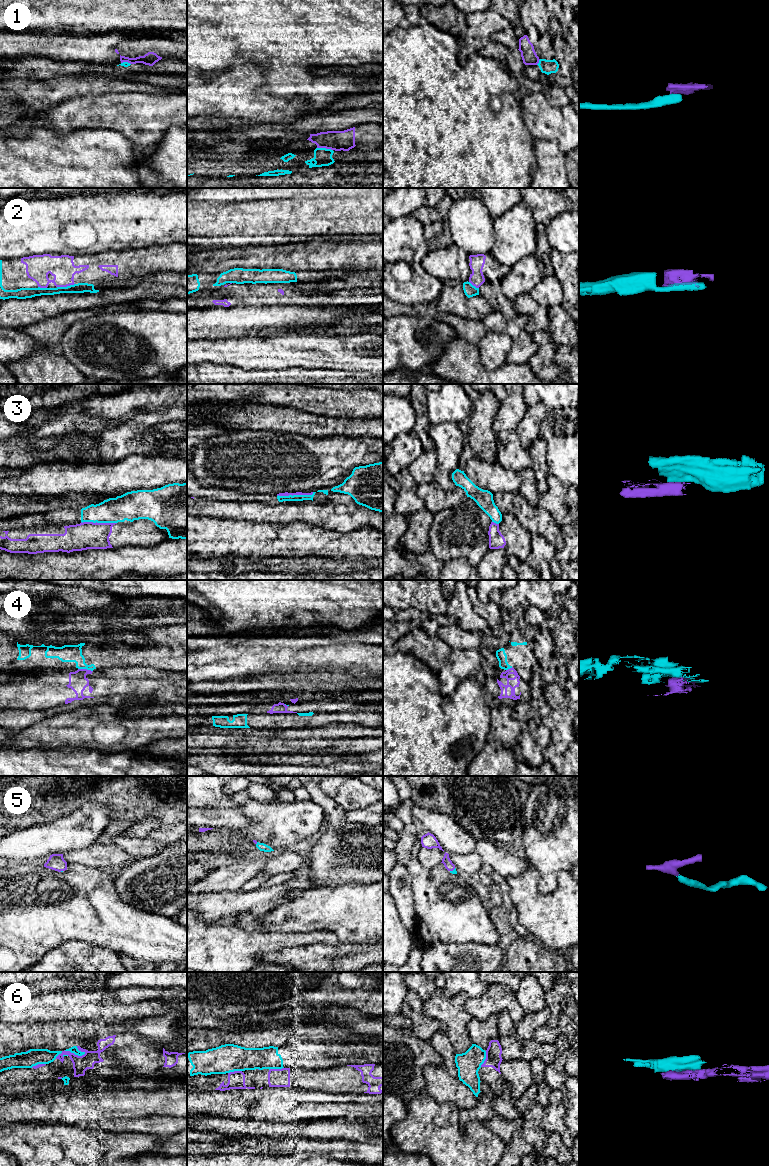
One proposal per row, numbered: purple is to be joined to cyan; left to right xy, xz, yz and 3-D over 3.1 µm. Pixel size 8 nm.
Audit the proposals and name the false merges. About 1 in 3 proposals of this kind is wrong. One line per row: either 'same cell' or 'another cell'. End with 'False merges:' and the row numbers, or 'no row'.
1: another cell
2: same cell
3: another cell
4: another cell
5: same cell
6: another cell
False merges: 1, 3, 4, 6

